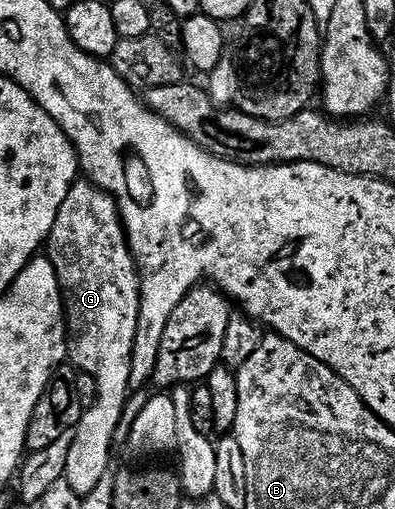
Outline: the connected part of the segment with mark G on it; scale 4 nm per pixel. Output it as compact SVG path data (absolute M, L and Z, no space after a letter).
M77 181L69 189L61 209L57 213L57 221L53 221L53 229L45 244L46 258L51 260L53 269L57 273L59 288L63 294L63 313L67 317L67 353L70 362L79 371L89 373L93 377L95 387L103 387L103 407L105 409L128 410L127 394L133 391L131 385L131 354L133 353L133 341L139 332L139 270L135 267L135 258L131 256L131 247L127 244L127 233L123 230L123 221L119 217L119 207L111 198L94 183L90 181Z

